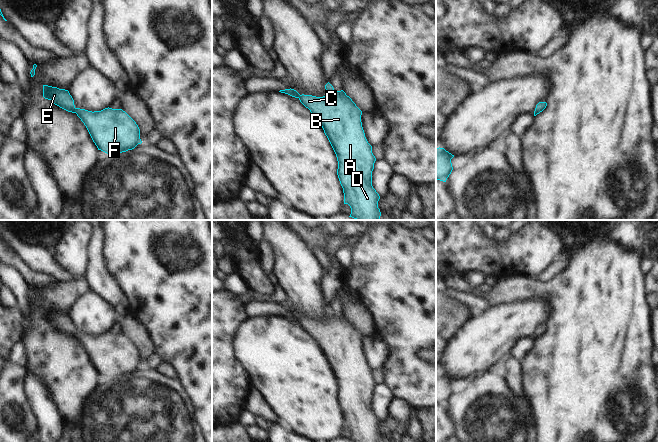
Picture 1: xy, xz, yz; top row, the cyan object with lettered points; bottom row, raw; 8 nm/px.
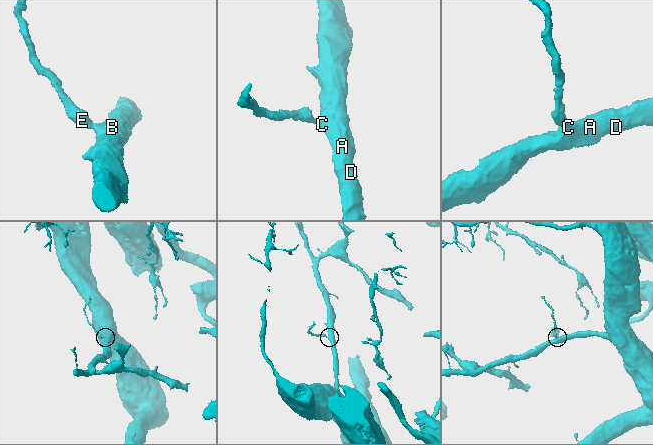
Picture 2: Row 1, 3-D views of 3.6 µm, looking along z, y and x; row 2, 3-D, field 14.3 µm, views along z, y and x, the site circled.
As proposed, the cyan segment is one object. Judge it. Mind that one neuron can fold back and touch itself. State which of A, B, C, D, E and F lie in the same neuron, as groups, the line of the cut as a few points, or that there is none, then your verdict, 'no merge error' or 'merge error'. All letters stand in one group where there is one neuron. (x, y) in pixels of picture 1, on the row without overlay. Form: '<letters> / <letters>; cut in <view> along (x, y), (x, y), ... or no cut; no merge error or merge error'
A B C D E F; no cut; no merge error

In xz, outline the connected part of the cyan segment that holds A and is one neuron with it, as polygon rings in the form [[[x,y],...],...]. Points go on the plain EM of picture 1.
[[[329,306],[325,313],[323,321],[300,319],[291,312],[279,316],[298,322],[319,344],[337,381],[344,428],[351,432],[349,441],[380,442],[380,420],[372,410],[376,382],[362,351],[362,335],[343,314],[335,315]]]

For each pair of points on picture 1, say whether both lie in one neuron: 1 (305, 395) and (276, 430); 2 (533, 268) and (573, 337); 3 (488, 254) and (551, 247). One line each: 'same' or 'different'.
1: different
2: different
3: same

